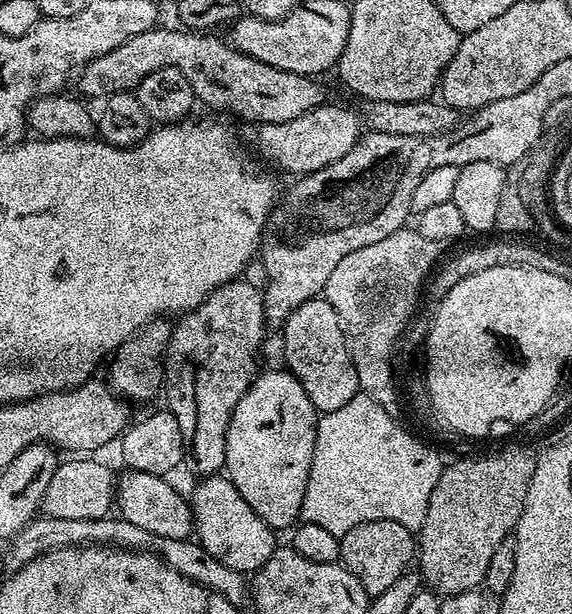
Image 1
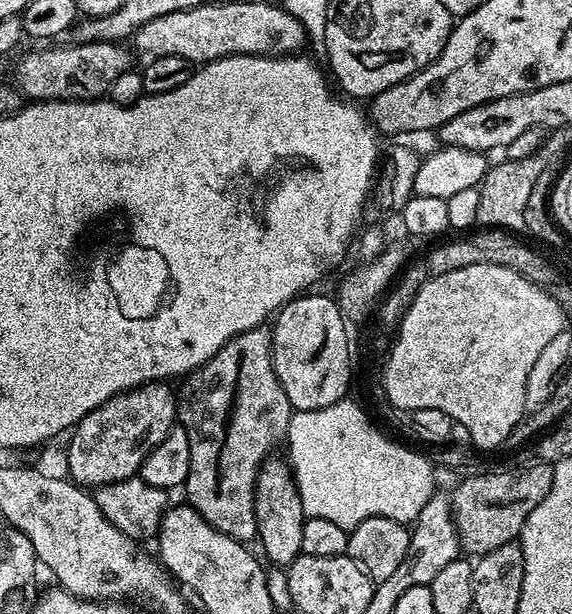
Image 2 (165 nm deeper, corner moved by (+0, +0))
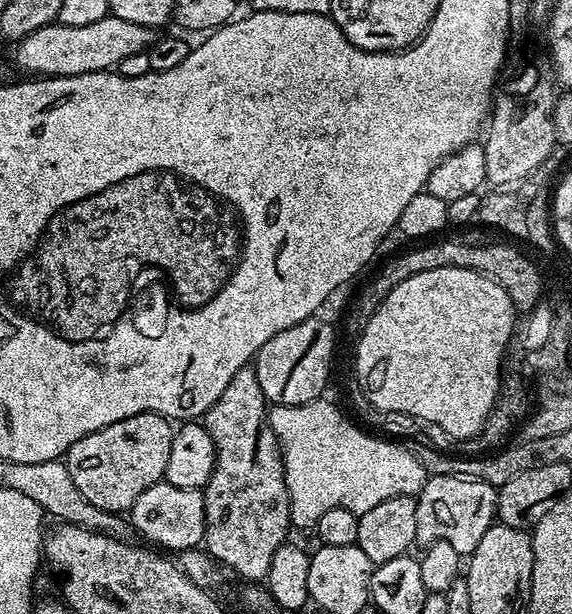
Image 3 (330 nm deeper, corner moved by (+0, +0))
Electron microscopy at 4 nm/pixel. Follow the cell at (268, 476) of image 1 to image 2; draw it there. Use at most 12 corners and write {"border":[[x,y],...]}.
{"border":[[287,459],[256,473],[258,544],[269,565],[302,554],[306,519]]}

